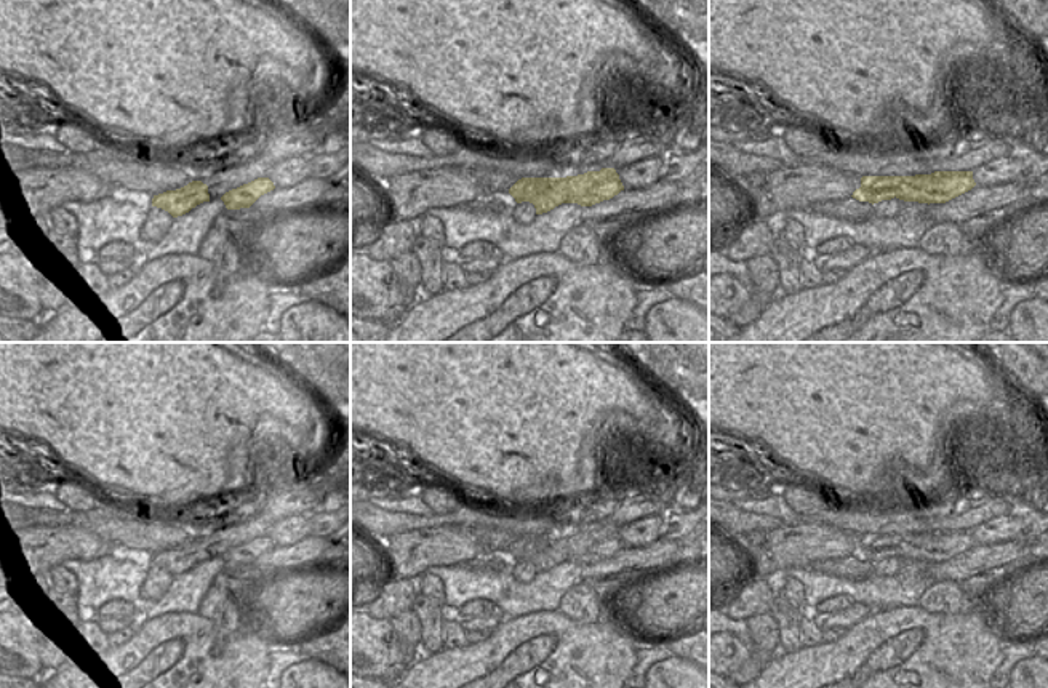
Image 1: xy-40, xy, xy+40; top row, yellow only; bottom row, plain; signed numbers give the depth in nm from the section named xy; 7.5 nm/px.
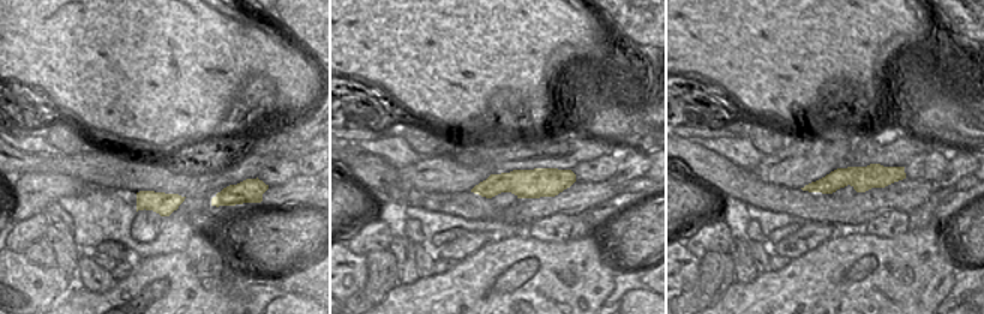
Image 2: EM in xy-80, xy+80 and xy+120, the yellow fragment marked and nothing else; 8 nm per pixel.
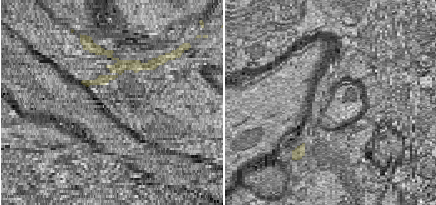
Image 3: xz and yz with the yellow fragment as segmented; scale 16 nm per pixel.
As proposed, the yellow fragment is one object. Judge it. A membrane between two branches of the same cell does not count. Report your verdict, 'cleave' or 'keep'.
cleave

